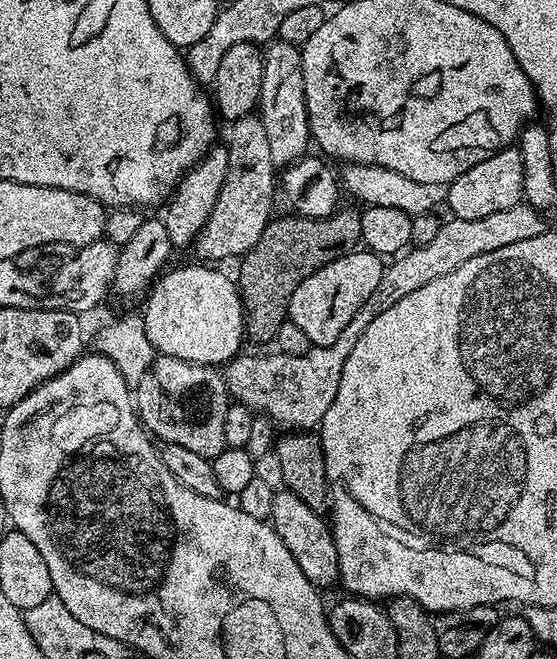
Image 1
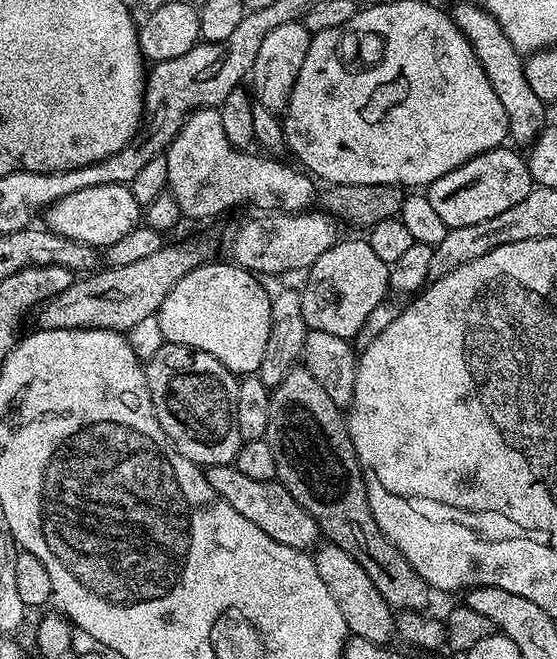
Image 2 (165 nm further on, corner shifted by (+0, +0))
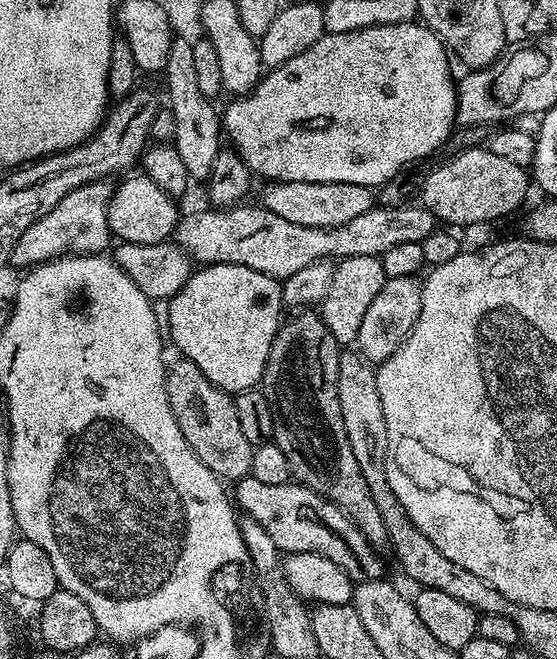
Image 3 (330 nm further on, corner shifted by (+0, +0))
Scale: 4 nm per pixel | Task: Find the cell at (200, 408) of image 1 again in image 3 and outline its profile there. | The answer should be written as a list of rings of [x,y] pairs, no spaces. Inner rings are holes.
[[[183,358],[177,361],[166,372],[166,394],[170,398],[170,410],[174,410],[174,418],[178,418],[178,426],[186,442],[190,442],[194,454],[198,454],[201,462],[221,481],[235,482],[249,475],[254,445],[246,442],[242,434],[235,399],[214,386],[214,382],[210,382],[210,378],[206,378],[206,374],[194,366],[194,362]]]

